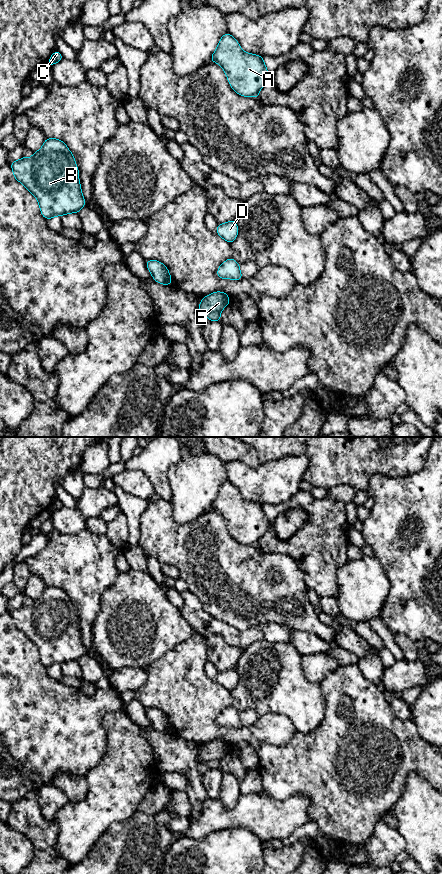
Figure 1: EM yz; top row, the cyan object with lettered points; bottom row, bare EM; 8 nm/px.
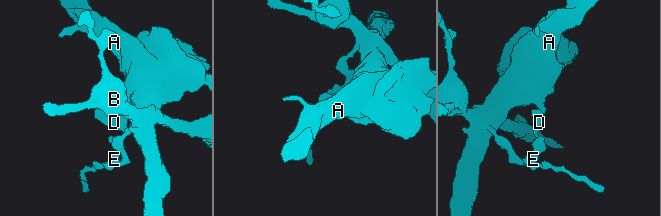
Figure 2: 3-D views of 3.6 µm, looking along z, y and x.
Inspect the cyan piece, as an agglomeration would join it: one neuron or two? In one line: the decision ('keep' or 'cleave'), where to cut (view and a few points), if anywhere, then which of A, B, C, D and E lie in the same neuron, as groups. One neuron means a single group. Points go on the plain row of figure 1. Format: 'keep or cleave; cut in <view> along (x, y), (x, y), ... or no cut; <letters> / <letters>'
cleave; cut in yz along (219, 760), (207, 760), (205, 762); A D E / B C

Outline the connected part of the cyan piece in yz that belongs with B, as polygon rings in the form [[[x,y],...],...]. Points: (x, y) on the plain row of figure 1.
[[[57,586],[45,587],[42,596],[34,599],[31,606],[23,604],[20,608],[12,610],[10,614],[15,627],[37,647],[45,667],[78,661],[86,653],[75,606],[63,589]]]

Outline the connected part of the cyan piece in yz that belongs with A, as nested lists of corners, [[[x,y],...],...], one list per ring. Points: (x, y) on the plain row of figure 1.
[[[225,481],[221,485],[210,509],[223,516],[231,536],[243,545],[259,545],[259,539],[266,532],[269,524],[263,505],[244,500],[238,489],[229,481]]]

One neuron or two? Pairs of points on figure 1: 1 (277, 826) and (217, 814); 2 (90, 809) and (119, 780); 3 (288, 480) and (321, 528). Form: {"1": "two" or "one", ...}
{"1": "one", "2": "one", "3": "two"}

